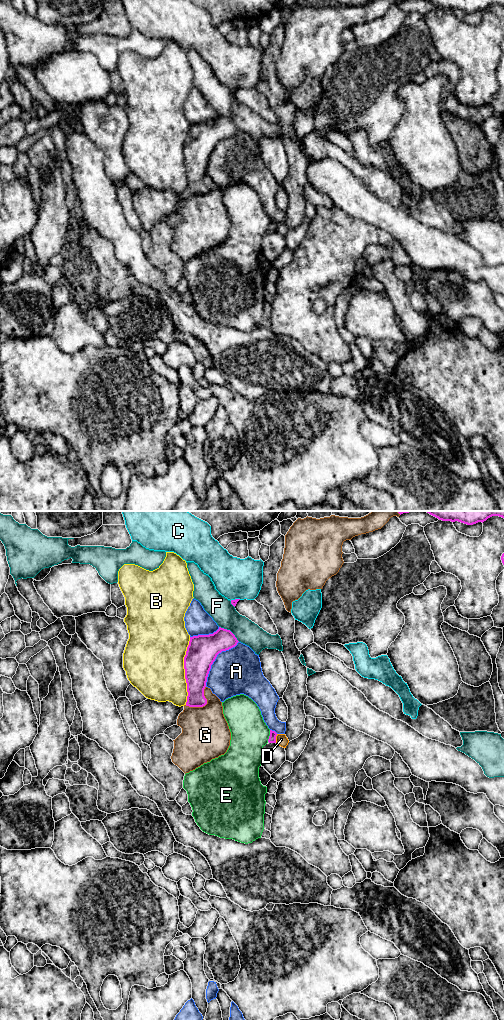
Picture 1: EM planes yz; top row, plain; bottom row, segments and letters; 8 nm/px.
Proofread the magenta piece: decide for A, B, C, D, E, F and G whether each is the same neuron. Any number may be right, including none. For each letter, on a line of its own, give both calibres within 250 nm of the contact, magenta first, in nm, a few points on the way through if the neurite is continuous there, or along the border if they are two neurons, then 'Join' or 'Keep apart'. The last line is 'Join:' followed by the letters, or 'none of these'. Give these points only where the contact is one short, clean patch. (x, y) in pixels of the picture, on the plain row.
A: Thickness 240 nm (magenta) against 380 nm. Keep apart
B: Thickness 240 nm (magenta) against 460 nm. Keep apart
C: Thickness 50 nm (magenta) against 340 nm. Keep apart
D: Thickness 60 nm (magenta) against 90 nm. Boundary: yz (277, 222), (275, 230). Keep apart
E: Thickness 60 nm (magenta) against 300 nm. Keep apart
F: Thickness 220 nm (magenta) against 190 nm. Keep apart
G: Thickness 180 nm (magenta) against 380 nm. Keep apart
Join: none of these

